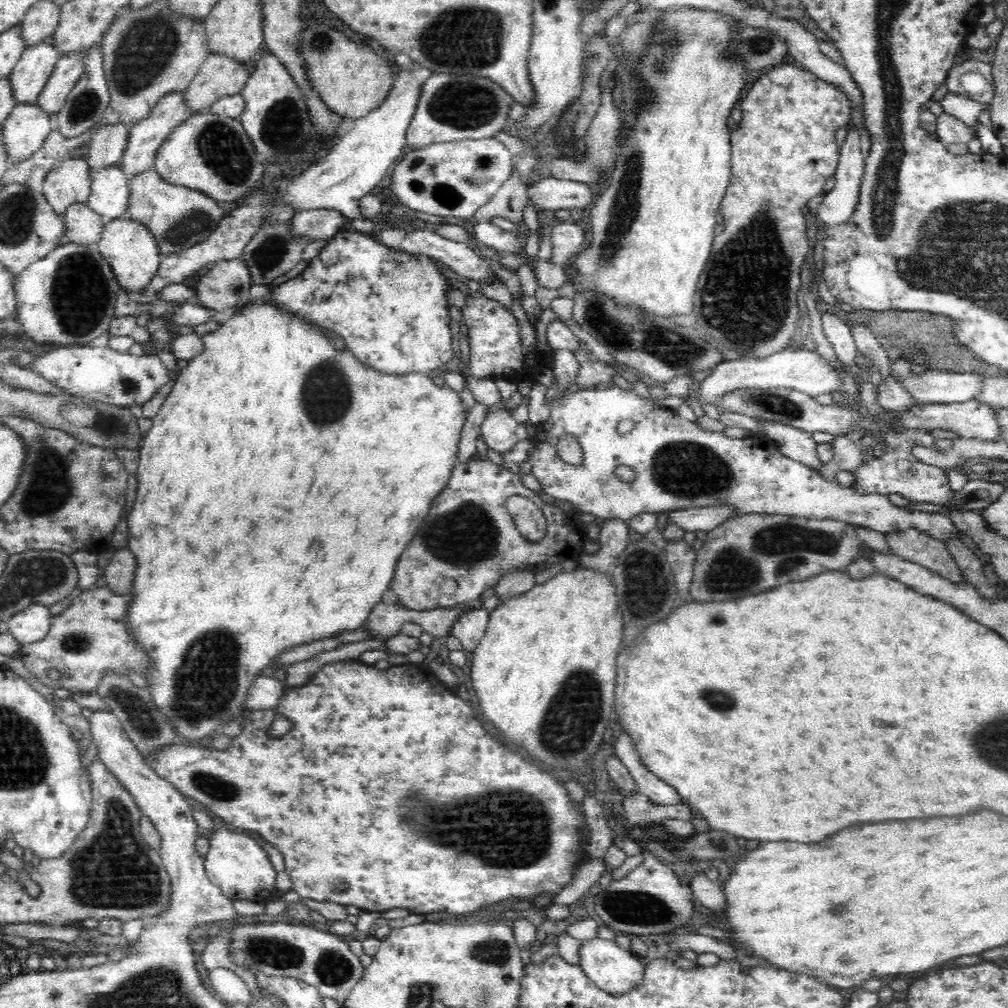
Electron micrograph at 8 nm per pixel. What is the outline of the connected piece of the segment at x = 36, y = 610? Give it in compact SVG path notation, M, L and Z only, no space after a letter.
M32 604L7 620L9 633L20 644L36 643L48 634L53 616L43 604Z

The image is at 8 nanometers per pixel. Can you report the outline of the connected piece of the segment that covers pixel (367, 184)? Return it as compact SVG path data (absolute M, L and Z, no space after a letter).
M414 66L410 72L400 72L394 76L394 86L388 96L362 118L355 119L354 127L337 140L321 160L308 167L292 184L282 188L280 205L292 207L296 213L301 210L338 210L348 220L362 219L360 201L384 176L386 170L401 158L406 148L406 136L412 116L419 104L420 88L433 73L423 66Z

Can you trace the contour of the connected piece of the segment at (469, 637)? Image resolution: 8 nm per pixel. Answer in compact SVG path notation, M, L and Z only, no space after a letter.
M480 608L460 615L453 624L450 635L454 635L466 650L474 650L485 635L489 612L488 609Z

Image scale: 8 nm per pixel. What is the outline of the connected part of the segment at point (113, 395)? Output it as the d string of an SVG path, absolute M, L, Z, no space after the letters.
M108 345L50 346L46 354L35 356L30 369L70 395L114 407L141 406L170 380L168 369L158 355L135 356L128 351L110 349Z

